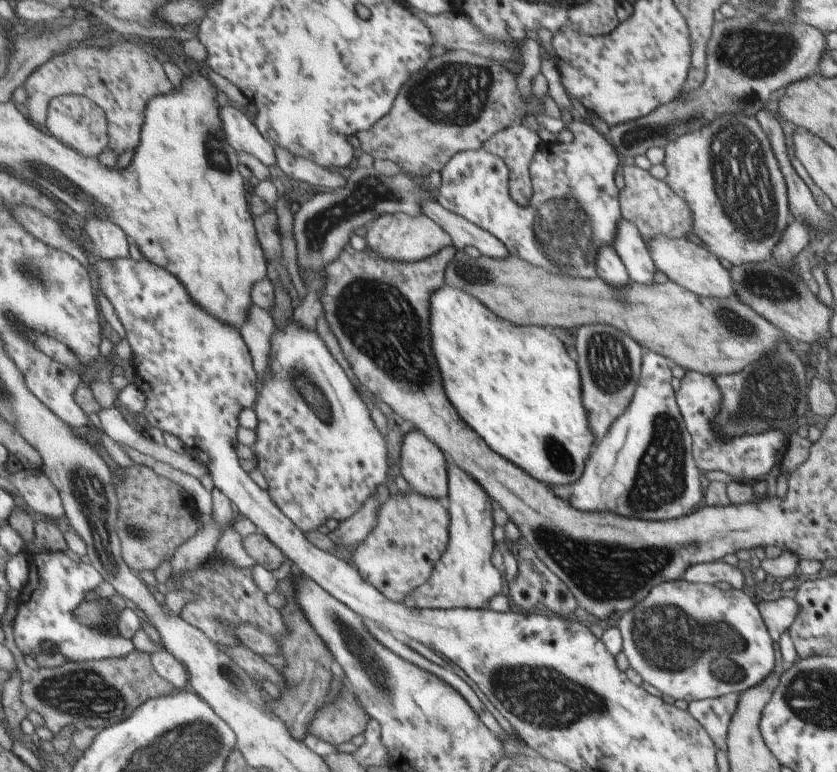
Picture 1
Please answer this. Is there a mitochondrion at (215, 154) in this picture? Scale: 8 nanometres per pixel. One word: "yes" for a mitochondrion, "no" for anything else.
yes

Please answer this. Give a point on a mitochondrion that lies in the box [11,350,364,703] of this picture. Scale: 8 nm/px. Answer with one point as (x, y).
(90, 491)

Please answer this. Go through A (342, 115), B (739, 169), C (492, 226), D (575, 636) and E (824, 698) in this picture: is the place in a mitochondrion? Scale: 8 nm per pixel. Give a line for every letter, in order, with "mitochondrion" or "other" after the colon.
A: other
B: mitochondrion
C: other
D: other
E: mitochondrion

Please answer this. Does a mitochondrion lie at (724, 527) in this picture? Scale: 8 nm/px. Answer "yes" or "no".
no

